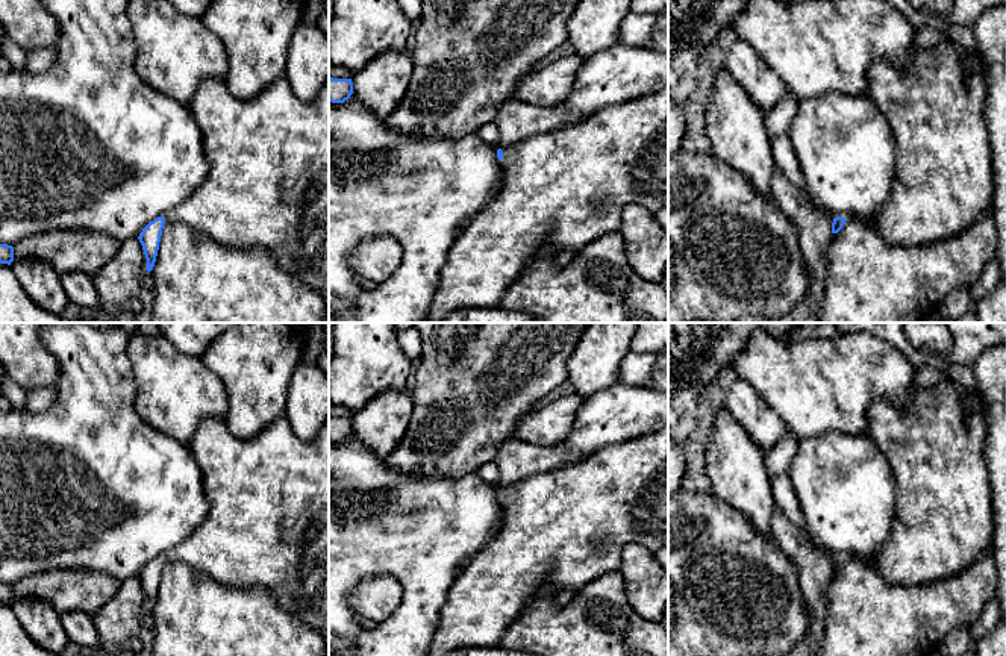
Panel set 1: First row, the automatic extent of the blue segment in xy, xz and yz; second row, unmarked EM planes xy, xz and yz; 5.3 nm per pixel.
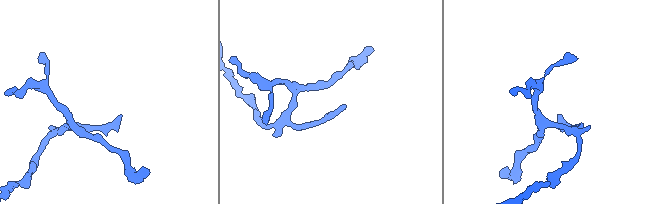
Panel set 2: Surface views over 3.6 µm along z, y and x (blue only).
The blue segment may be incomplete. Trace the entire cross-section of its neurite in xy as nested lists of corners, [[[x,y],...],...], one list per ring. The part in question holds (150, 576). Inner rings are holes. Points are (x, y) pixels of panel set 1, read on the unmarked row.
[[[282,415],[259,435],[239,439],[223,420],[208,417],[198,423],[188,448],[200,468],[209,512],[195,532],[150,561],[139,573],[145,609],[150,612],[155,606],[164,564],[180,561],[220,583],[267,589],[283,611],[329,638],[329,424],[312,441],[305,442],[294,433],[286,415]]]

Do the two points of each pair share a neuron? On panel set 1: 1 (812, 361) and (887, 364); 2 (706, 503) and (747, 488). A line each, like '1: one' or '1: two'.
1: one
2: two

